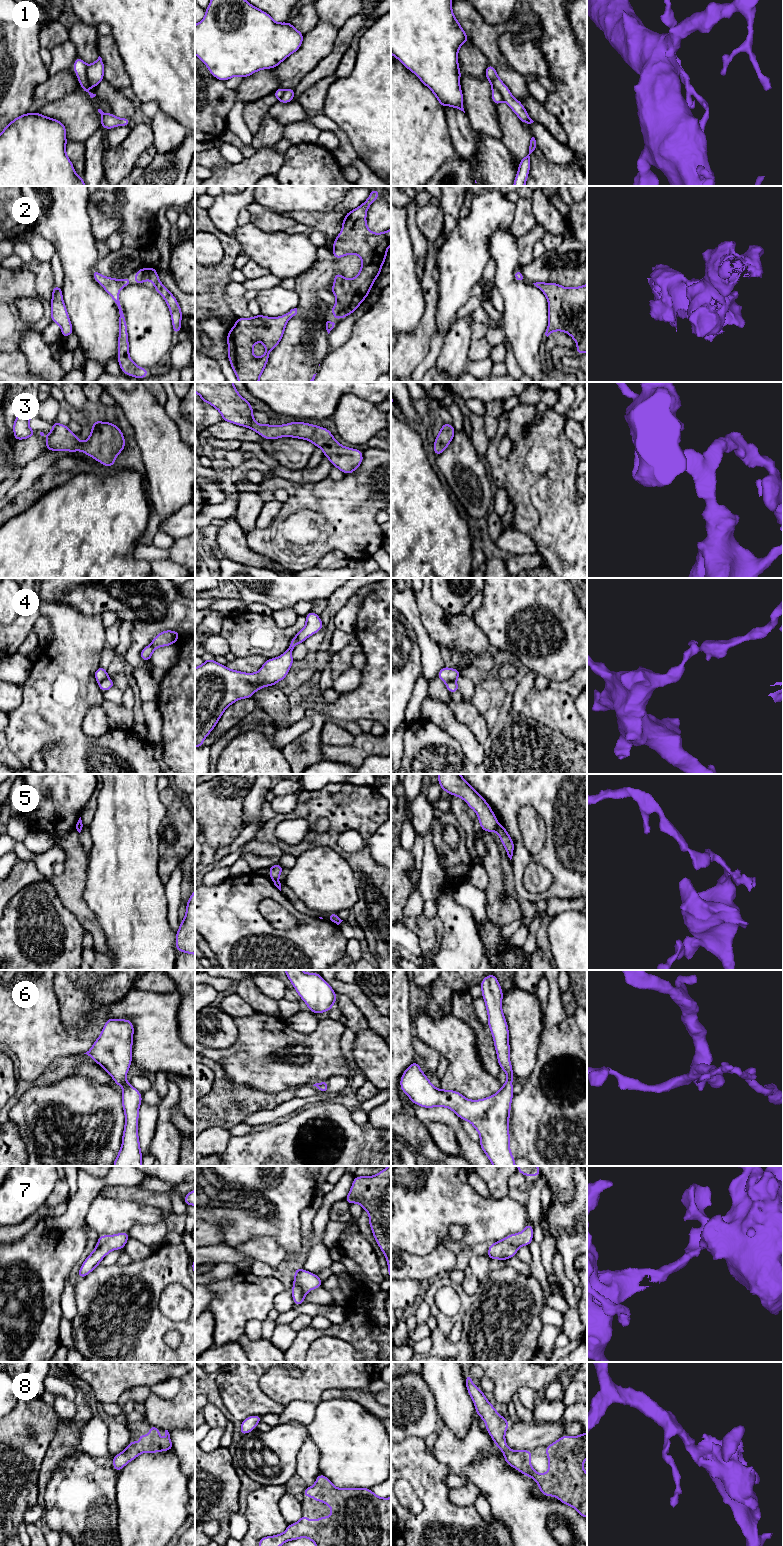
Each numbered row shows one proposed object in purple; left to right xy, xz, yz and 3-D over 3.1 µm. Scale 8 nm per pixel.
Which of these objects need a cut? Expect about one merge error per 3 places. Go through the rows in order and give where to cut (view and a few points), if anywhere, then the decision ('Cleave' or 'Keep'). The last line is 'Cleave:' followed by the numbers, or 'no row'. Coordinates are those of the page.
1: Split along xy (86, 66), (86, 77), (89, 85). Cleave
2: No split. Keep
3: No split. Keep
4: Split along xy (108, 677), (98, 683). Cleave
5: Split along xz (277, 878), (272, 880). Cleave
6: No split. Keep
7: No split. Keep
8: No split. Keep
Cleave: 1, 4, 5

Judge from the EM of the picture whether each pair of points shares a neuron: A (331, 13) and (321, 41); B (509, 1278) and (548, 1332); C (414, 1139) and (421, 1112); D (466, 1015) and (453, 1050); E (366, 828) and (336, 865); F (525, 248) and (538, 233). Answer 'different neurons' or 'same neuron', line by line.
A: different neurons
B: different neurons
C: different neurons
D: different neurons
E: different neurons
F: same neuron

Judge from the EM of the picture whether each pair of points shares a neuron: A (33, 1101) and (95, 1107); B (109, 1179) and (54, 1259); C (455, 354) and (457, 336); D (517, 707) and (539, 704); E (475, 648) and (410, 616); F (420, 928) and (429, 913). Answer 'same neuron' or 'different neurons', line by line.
A: same neuron
B: same neuron
C: same neuron
D: different neurons
E: different neurons
F: different neurons

